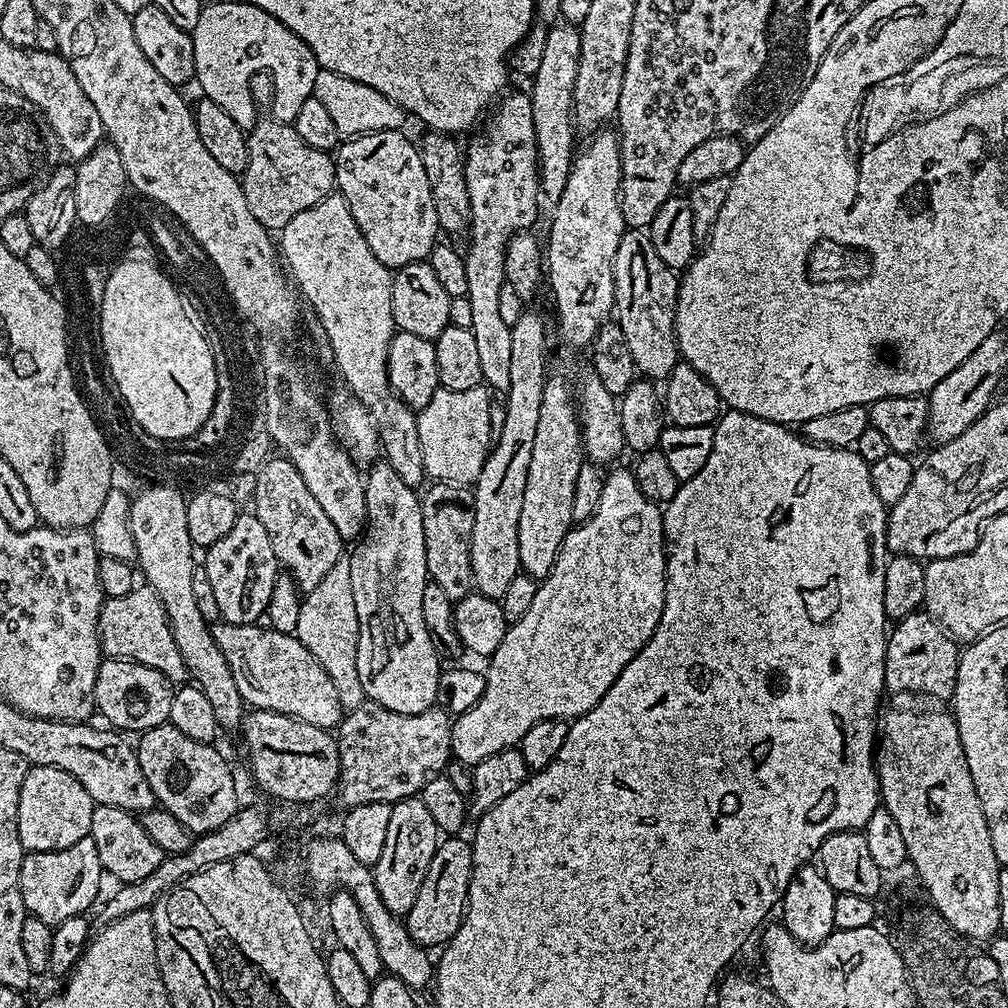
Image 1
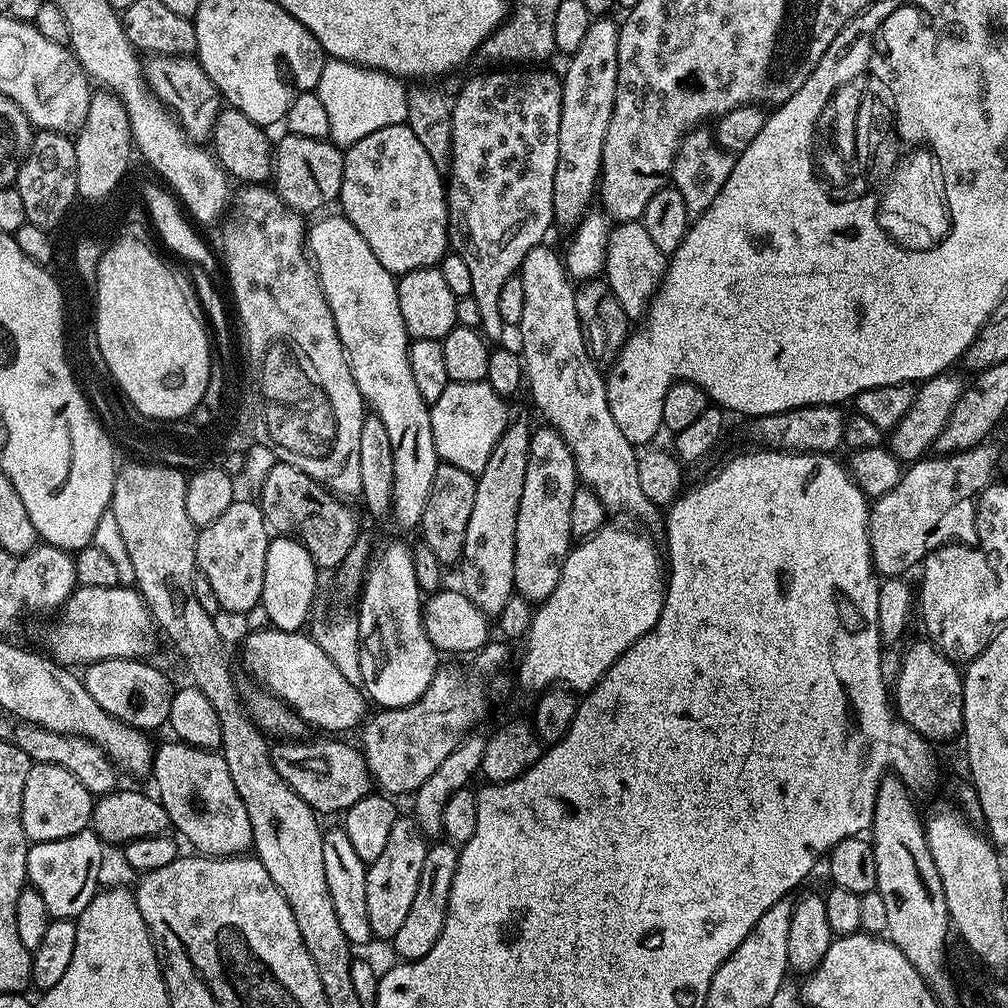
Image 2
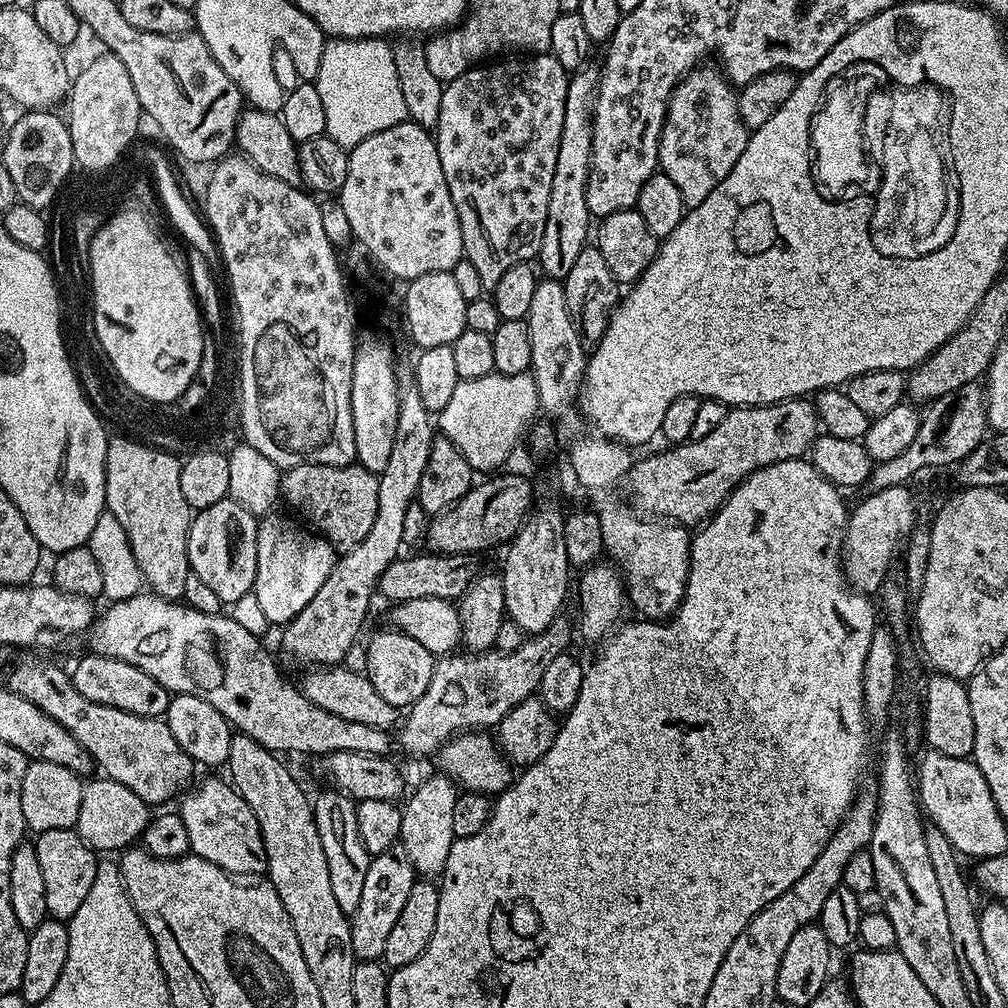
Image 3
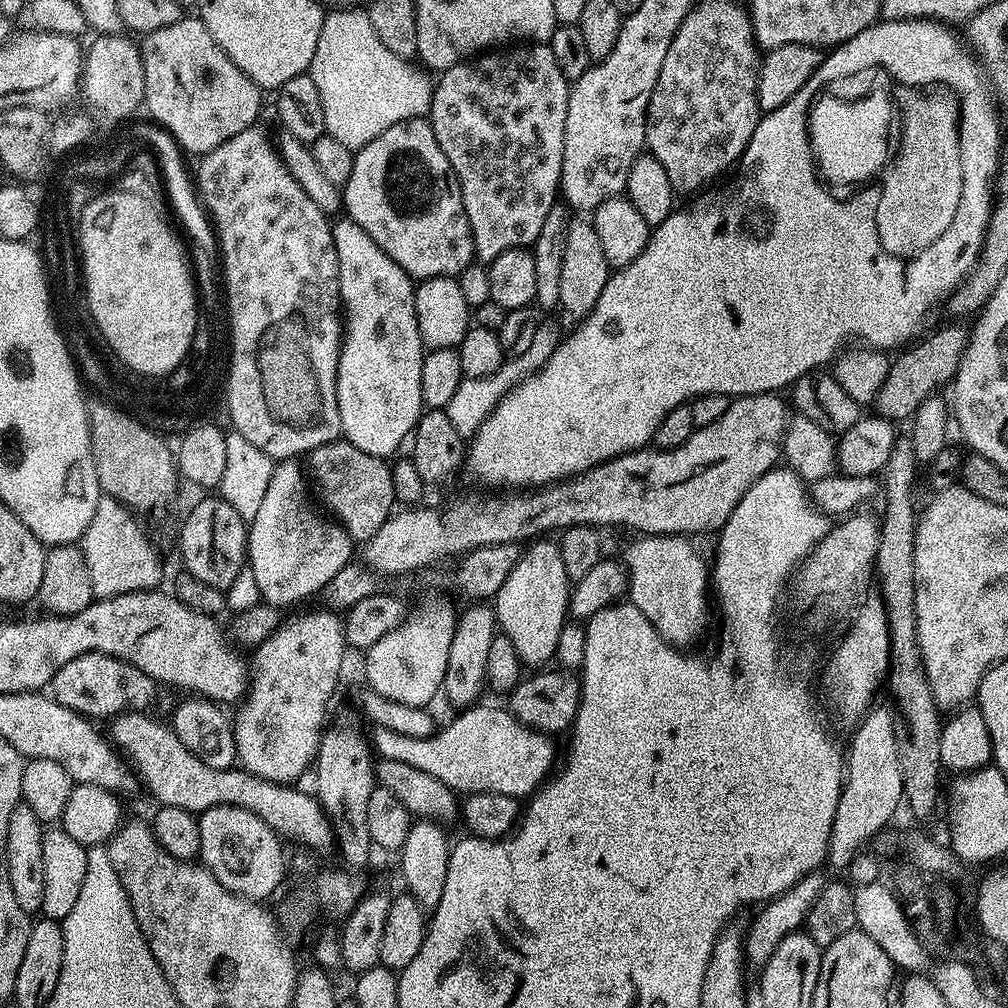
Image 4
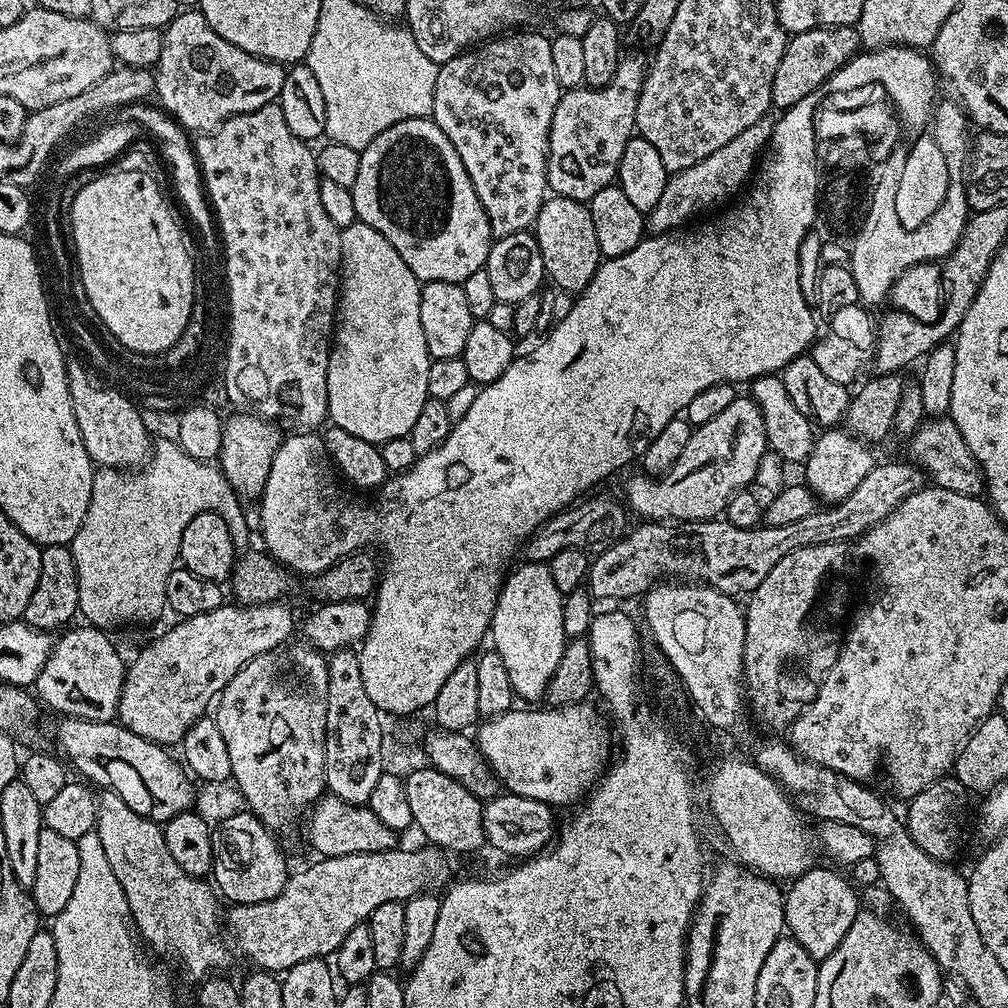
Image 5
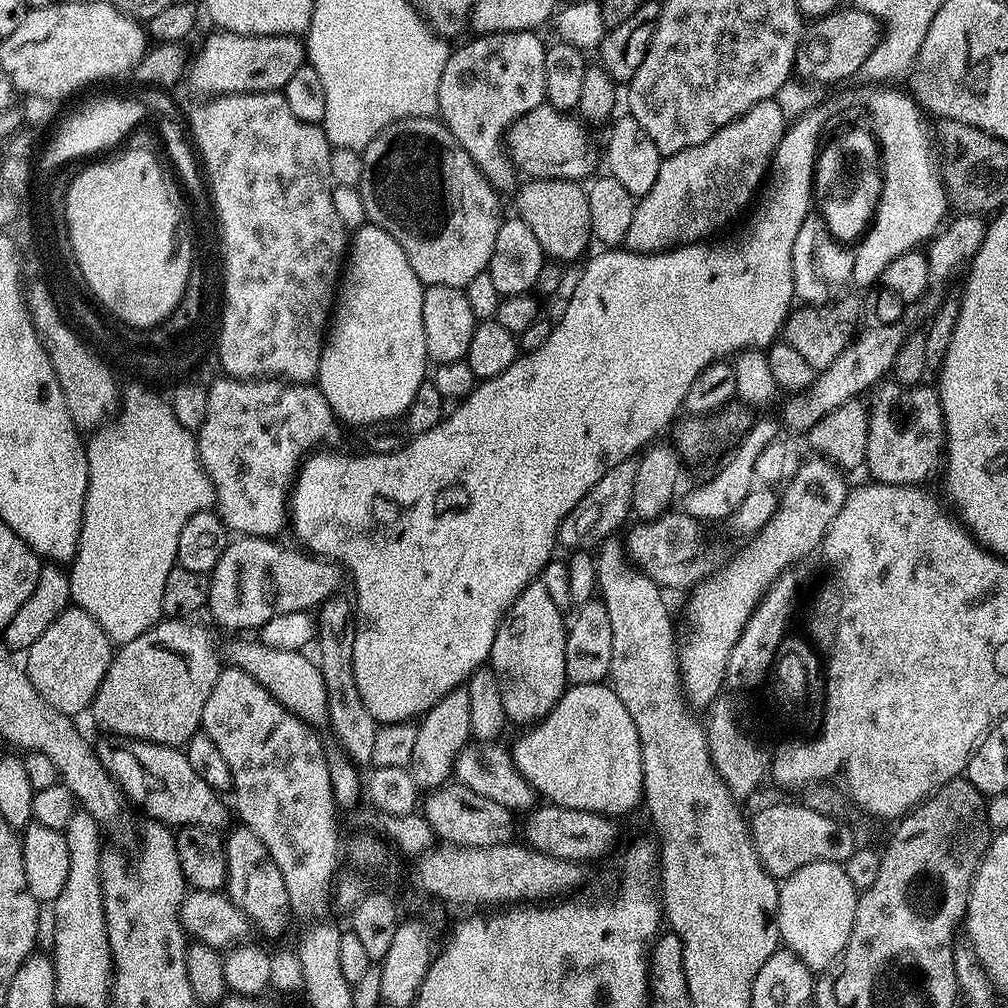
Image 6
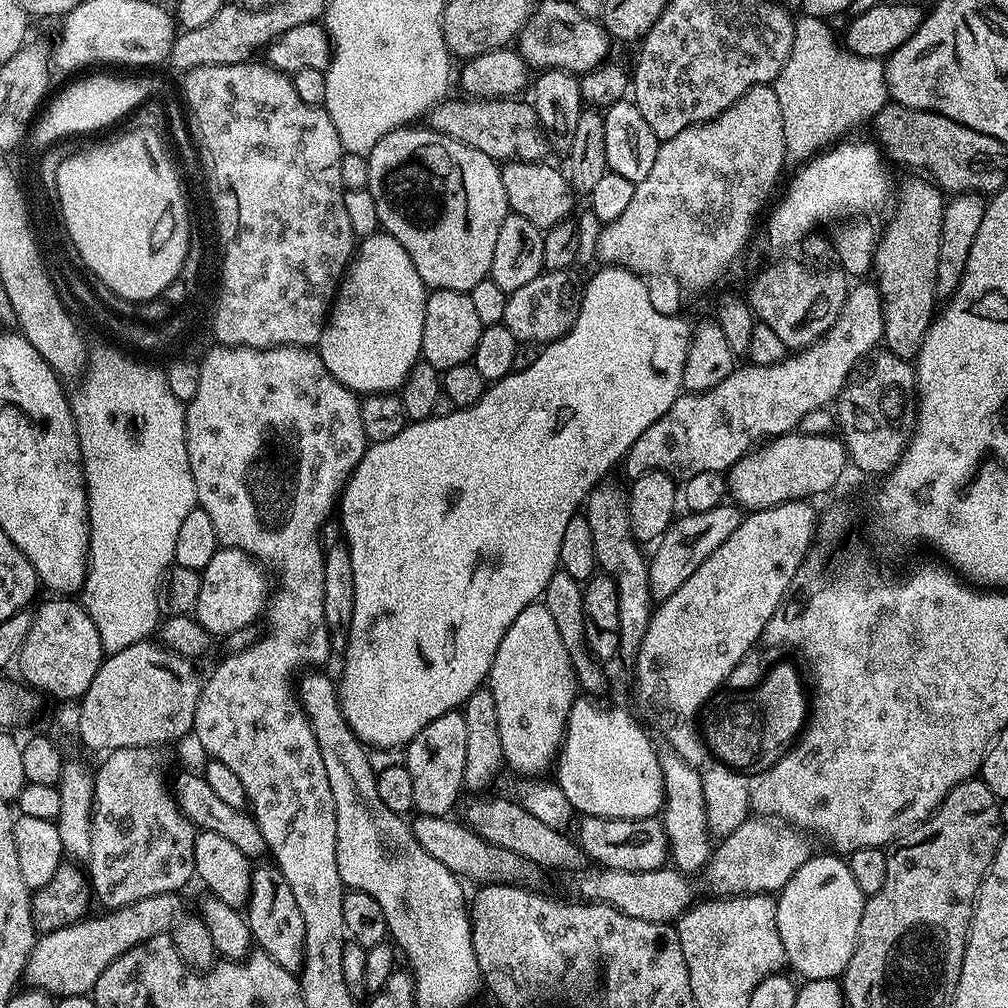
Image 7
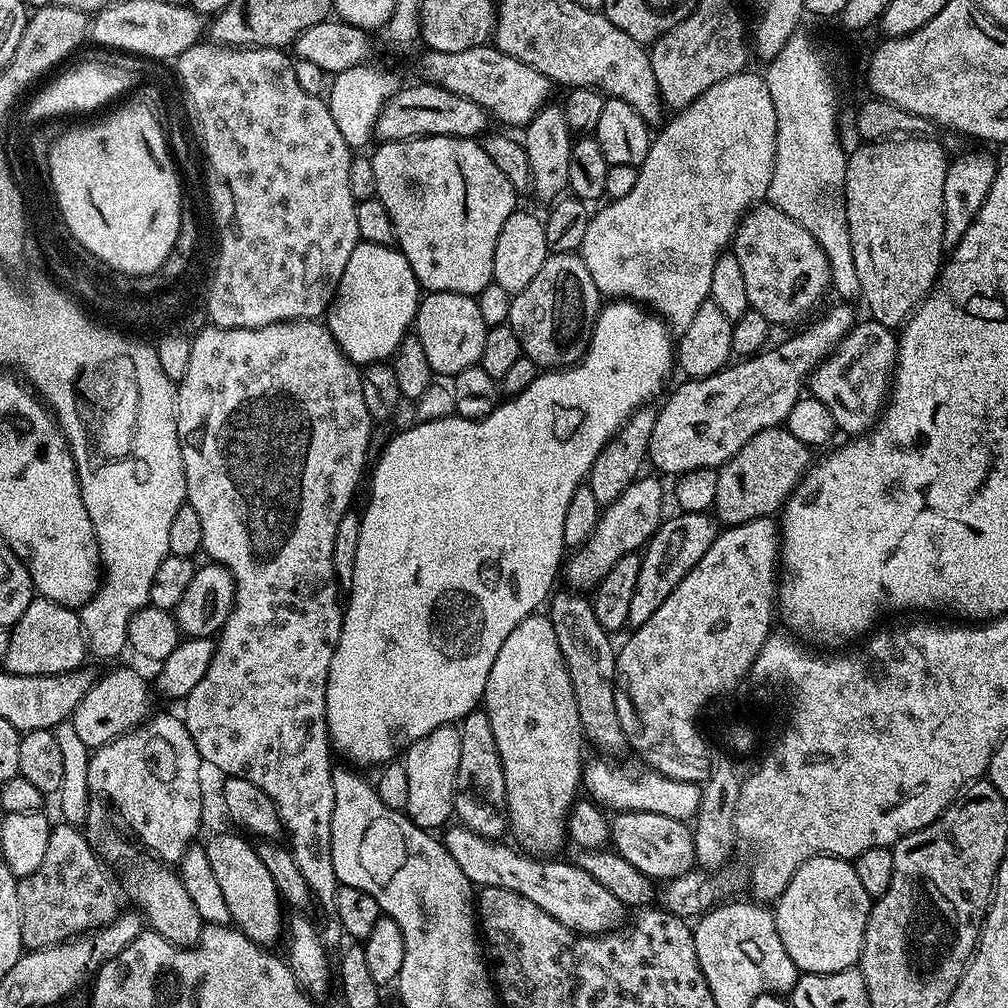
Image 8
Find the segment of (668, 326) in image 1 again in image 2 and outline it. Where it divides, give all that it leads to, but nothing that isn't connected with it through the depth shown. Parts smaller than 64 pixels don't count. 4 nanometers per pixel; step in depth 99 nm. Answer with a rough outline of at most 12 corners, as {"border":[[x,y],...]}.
{"border":[[640,220],[609,231],[603,275],[629,321],[647,313],[666,254]]}

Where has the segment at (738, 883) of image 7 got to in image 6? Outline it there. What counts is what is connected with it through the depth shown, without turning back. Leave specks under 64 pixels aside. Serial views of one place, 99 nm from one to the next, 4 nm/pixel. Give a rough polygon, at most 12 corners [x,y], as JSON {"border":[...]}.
{"border":[[807,803],[750,816],[764,869],[783,882],[810,862],[843,866],[858,847]]}

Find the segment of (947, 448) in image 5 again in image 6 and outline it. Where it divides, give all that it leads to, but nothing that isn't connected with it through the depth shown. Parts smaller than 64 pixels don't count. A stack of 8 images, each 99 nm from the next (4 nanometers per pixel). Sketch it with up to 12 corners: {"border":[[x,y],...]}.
{"border":[[881,382],[864,462],[920,486],[946,460],[939,391]]}

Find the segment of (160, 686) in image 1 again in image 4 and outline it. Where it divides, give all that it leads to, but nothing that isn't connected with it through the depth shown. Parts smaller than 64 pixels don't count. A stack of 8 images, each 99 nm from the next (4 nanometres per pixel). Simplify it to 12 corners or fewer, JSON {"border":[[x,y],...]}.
{"border":[[87,652],[50,695],[81,716],[144,712],[158,689],[133,664]]}

